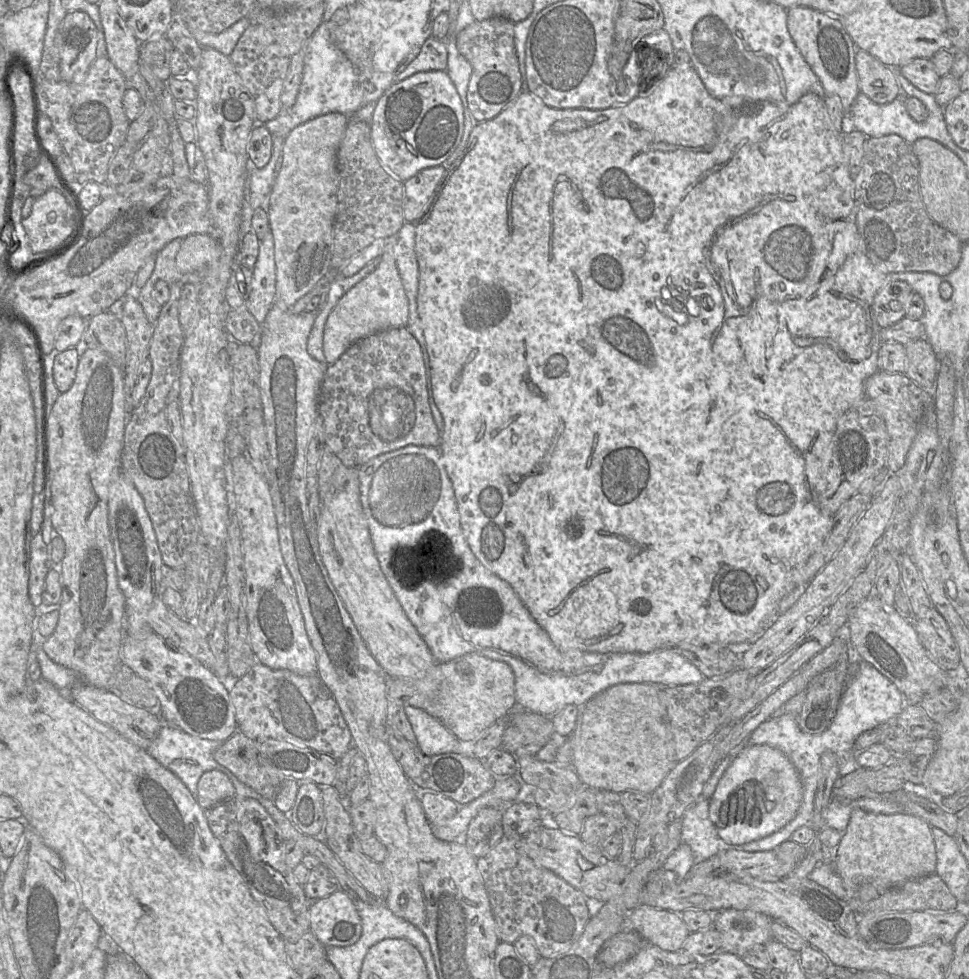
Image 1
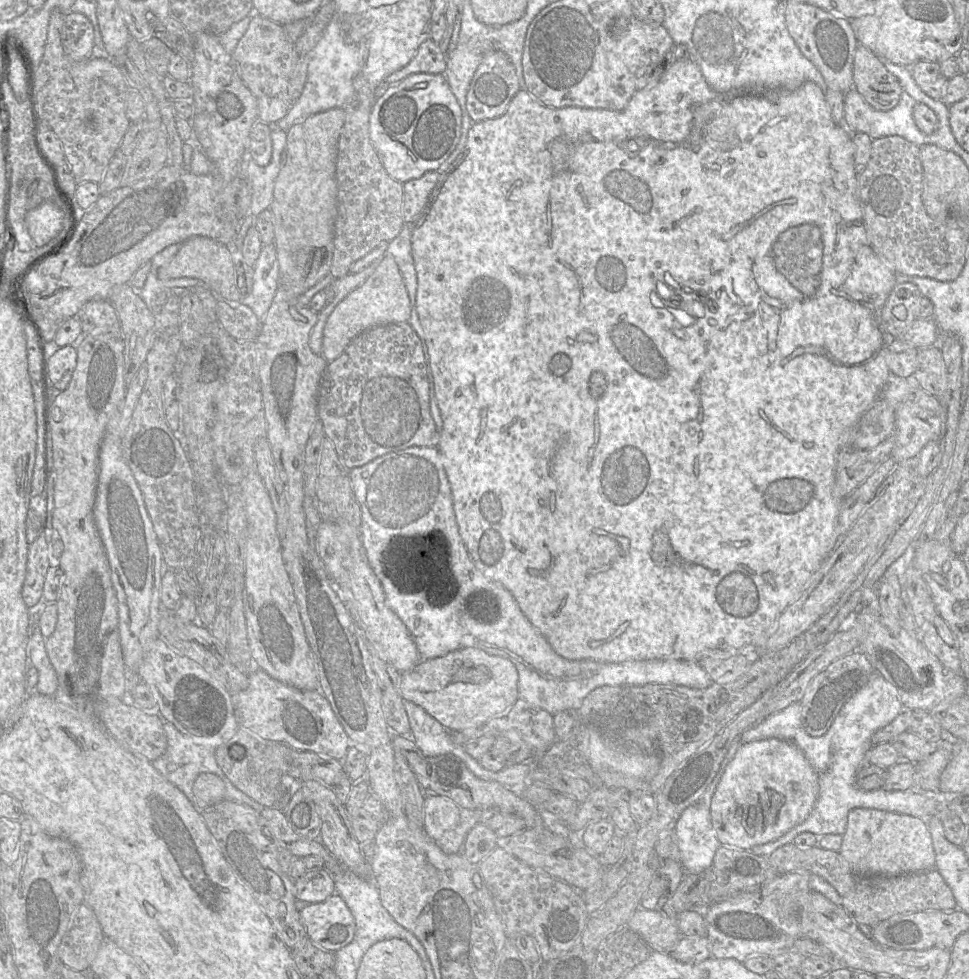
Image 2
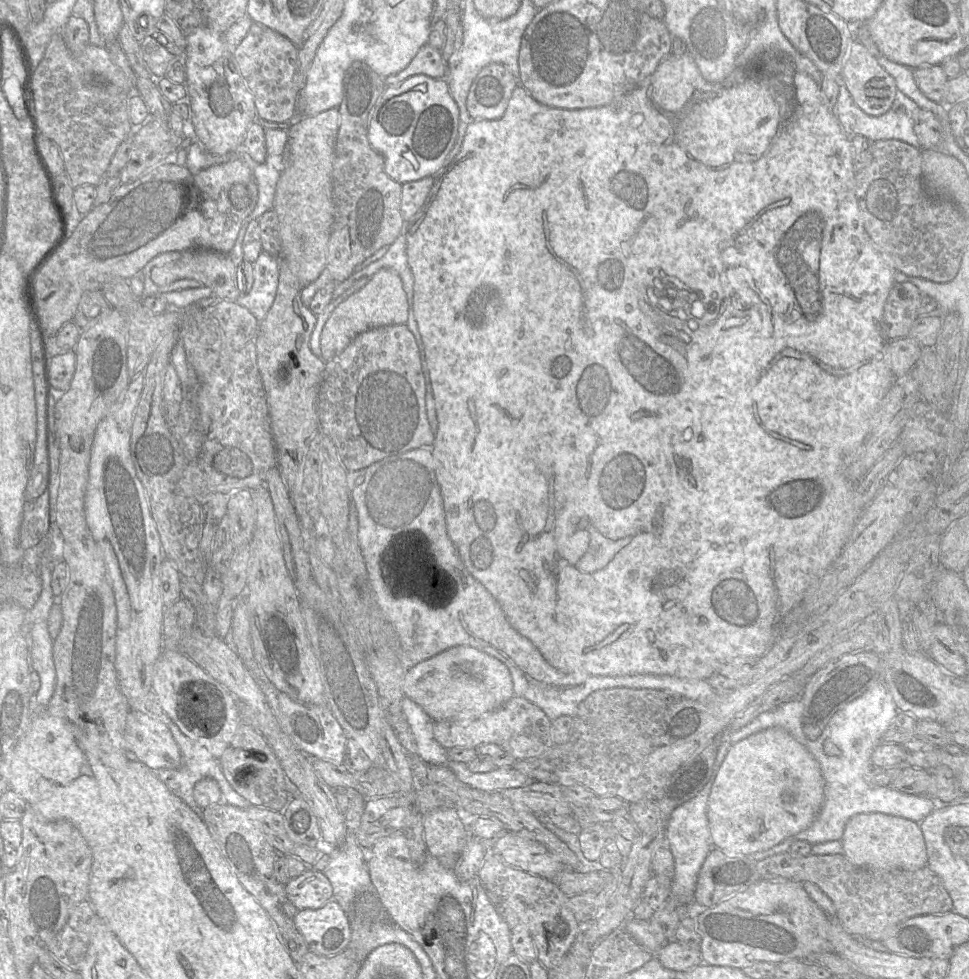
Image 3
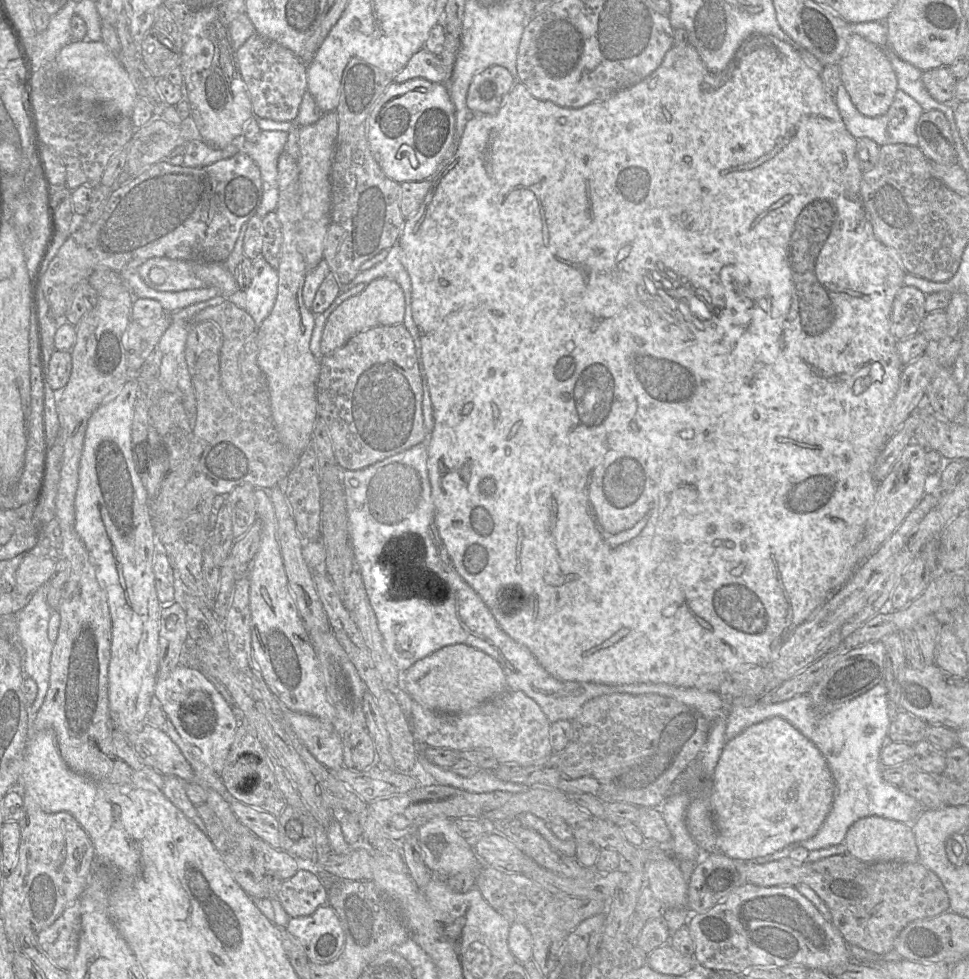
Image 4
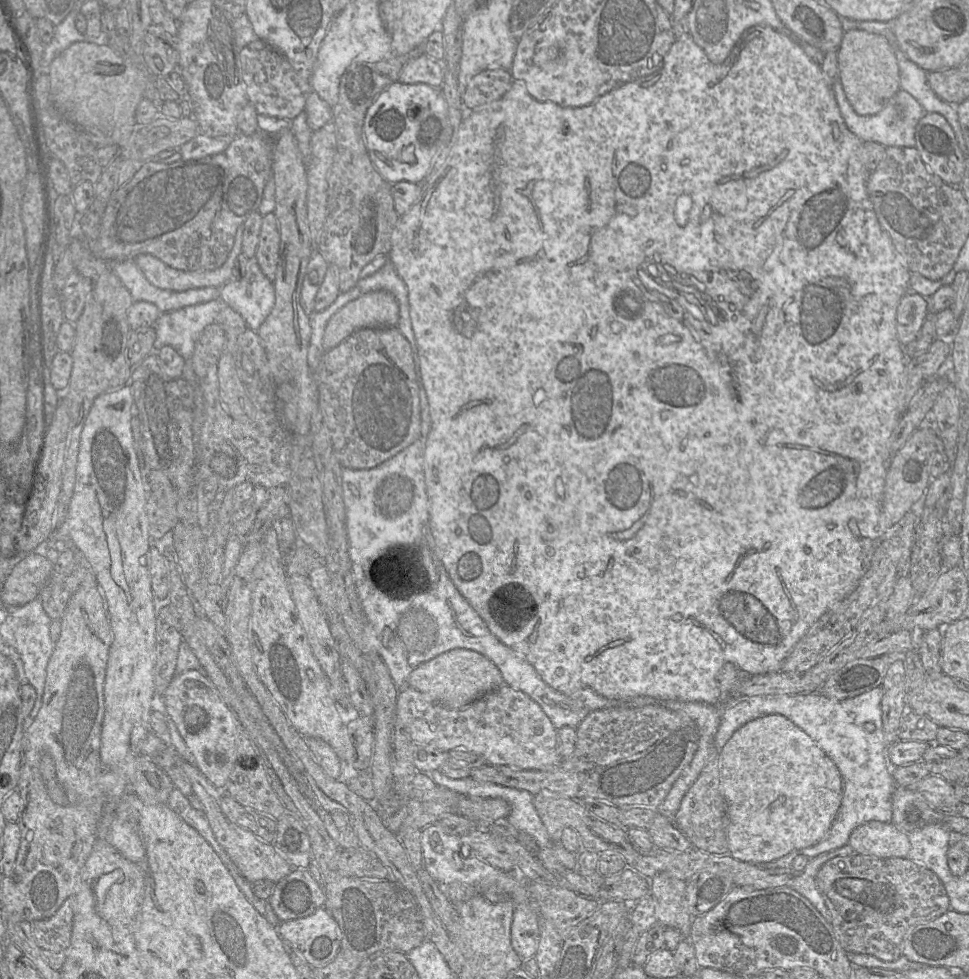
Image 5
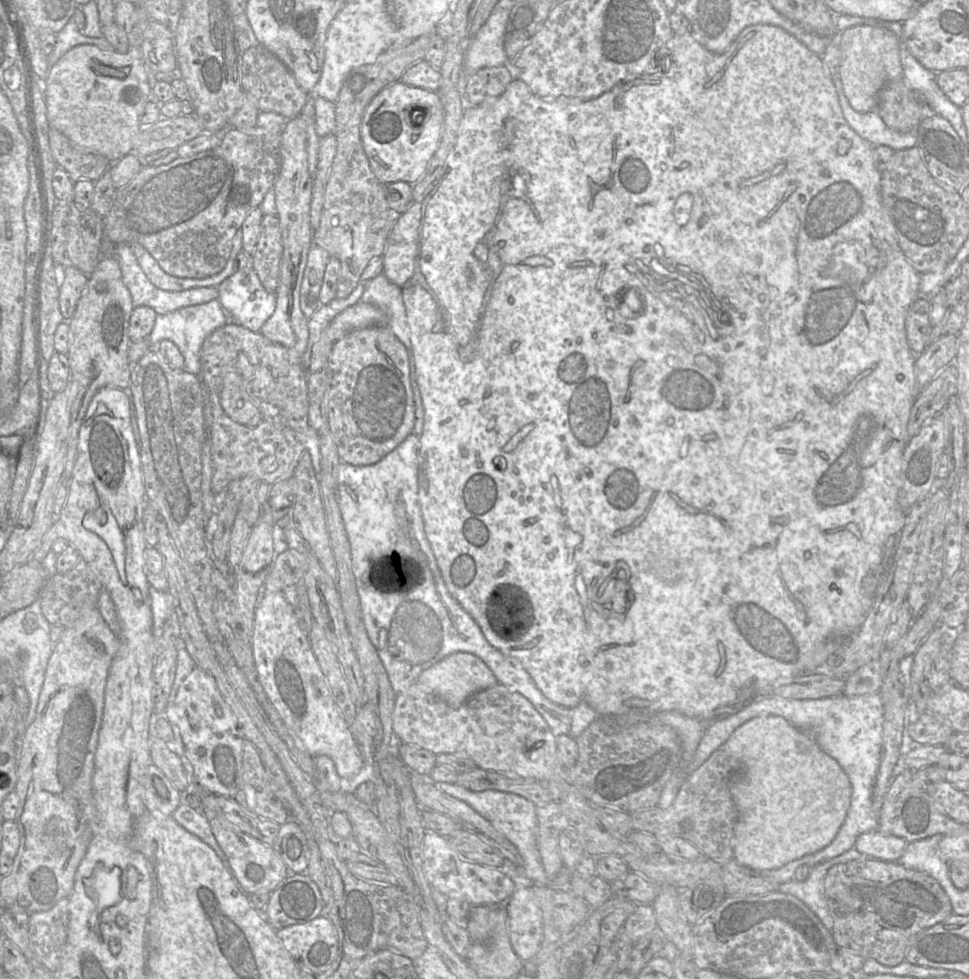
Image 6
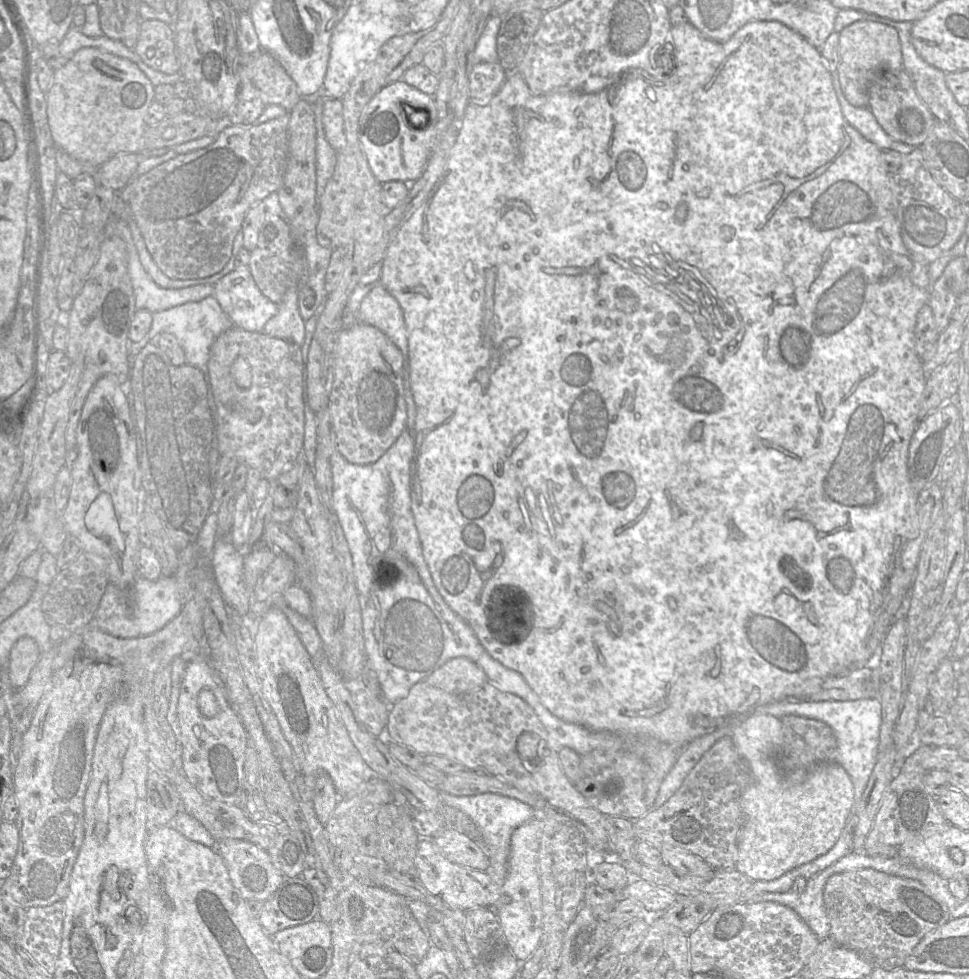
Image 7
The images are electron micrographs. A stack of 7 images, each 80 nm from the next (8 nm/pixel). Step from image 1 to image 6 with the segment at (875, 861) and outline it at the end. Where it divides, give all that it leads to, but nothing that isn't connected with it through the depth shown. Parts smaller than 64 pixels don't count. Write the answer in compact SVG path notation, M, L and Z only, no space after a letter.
M872 830L860 835L854 848L866 854L869 858L897 861L906 851L908 843L901 837Z

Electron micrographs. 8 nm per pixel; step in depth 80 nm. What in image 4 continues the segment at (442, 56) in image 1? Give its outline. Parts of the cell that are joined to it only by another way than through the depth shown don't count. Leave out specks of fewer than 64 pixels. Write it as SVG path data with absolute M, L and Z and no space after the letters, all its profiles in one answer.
M426 48L415 53L406 66L393 77L394 83L403 83L413 78L423 78L433 83L445 81L445 71L439 56Z

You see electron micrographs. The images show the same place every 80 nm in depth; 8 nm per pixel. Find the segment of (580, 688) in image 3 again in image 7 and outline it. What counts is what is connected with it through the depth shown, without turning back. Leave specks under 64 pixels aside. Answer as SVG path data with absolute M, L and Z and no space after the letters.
M406 427L401 433L401 435L398 437L398 439L395 441L395 443L386 451L386 453L379 460L377 460L374 463L367 465L352 464L348 462L338 450L334 451L329 458L332 474L332 483L333 483L332 509L334 513L337 515L339 523L343 529L352 557L355 584L358 591L359 602L361 607L361 617L363 624L363 632L364 632L363 635L364 635L365 654L366 654L366 666L368 666L371 670L375 672L381 687L383 700L386 701L389 705L395 704L396 702L405 698L408 695L413 685L425 680L428 676L430 676L435 670L440 668L447 661L456 657L465 657L473 661L479 667L482 668L482 670L486 675L488 684L492 685L493 687L502 692L512 693L520 697L534 710L534 712L536 713L536 715L538 716L538 718L540 719L540 721L542 722L543 726L545 727L548 733L548 748L557 753L564 747L573 749L580 756L585 755L596 749L625 750L628 752L632 752L632 750L635 750L635 746L638 745L639 742L644 742L645 739L652 739L643 736L590 731L578 724L569 723L556 717L541 703L539 697L532 690L532 688L524 679L524 677L519 672L509 669L504 665L502 665L497 660L495 660L481 645L471 627L447 605L447 603L444 601L444 599L438 592L433 582L428 566L425 562L420 539L417 533L412 513L410 467L411 461L414 456L414 448L415 448L415 433L410 429L408 430L408 428Z

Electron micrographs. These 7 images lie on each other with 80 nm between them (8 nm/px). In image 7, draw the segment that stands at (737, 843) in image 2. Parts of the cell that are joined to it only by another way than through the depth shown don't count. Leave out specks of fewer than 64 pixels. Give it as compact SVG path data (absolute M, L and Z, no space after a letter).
M773 715L749 717L732 730L730 737L739 754L749 763L753 775L751 785L741 798L743 822L738 838L736 869L754 881L770 881L827 853L854 812L854 786L847 771L833 761L819 763L806 770L784 772L777 763L782 745L782 723Z

